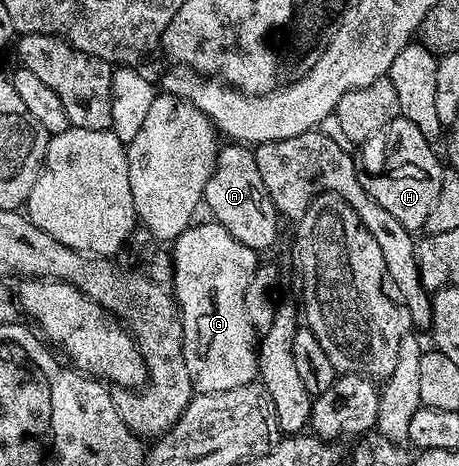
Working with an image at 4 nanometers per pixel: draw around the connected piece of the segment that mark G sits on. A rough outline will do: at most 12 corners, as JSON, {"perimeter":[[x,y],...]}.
{"perimeter":[[217,221],[172,242],[195,390],[258,375],[244,311],[259,254]]}

